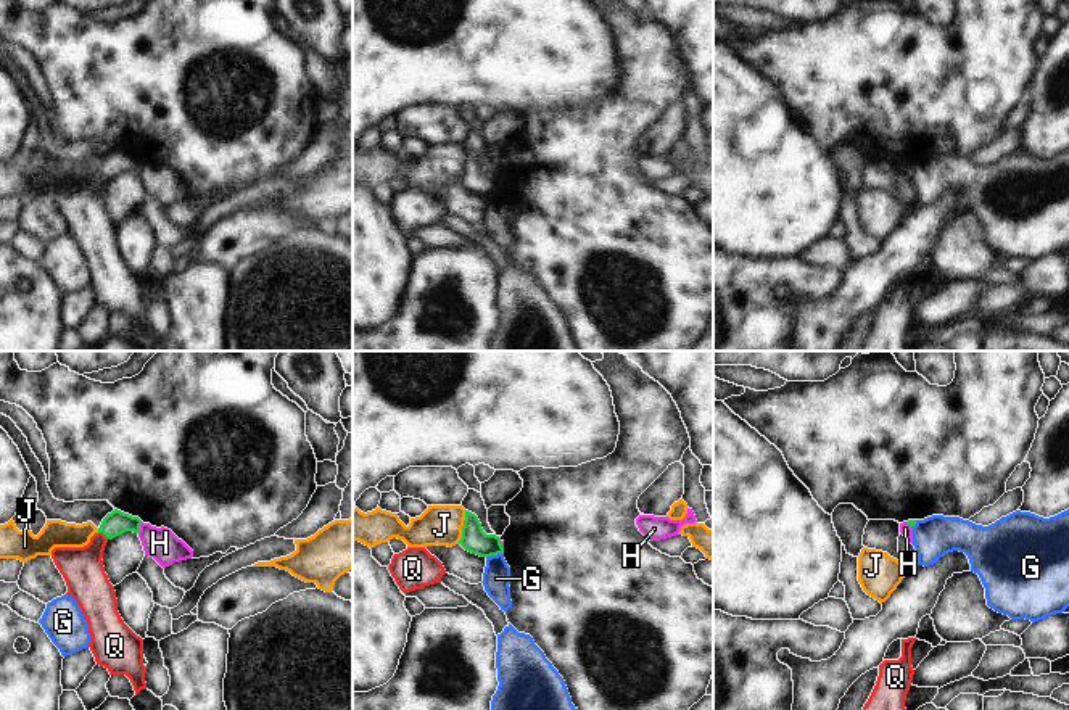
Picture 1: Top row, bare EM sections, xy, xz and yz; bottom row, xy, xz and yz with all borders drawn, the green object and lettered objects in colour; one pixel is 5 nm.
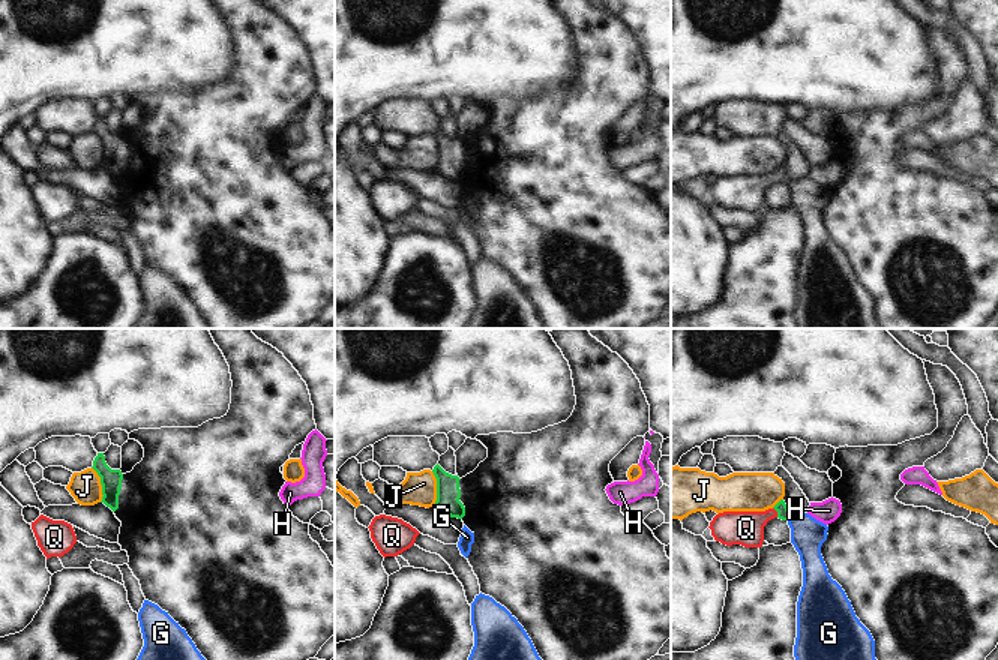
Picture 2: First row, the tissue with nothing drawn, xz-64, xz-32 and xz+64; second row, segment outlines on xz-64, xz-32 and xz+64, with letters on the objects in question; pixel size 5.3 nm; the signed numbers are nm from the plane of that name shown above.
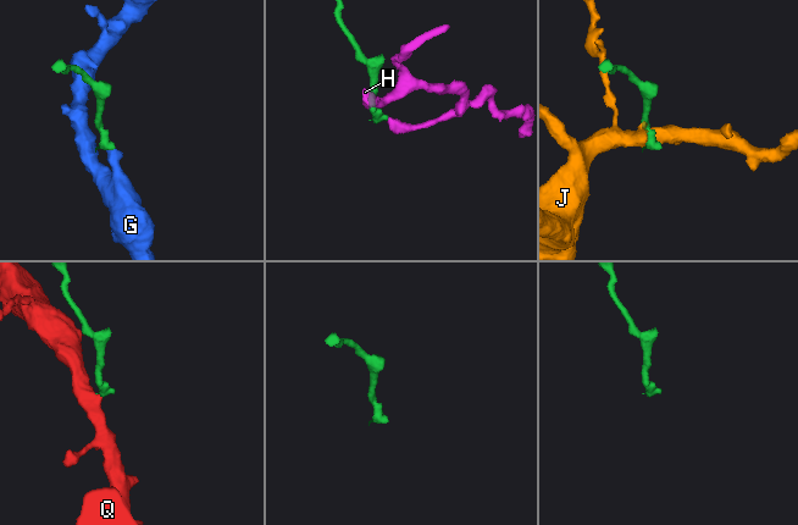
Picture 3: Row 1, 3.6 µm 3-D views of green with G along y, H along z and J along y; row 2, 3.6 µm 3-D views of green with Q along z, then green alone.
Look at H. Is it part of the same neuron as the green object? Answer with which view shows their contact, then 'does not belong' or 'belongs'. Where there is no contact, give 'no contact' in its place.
contact in xy; does not belong

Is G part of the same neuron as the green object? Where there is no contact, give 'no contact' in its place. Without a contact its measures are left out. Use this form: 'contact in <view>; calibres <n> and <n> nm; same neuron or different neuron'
contact in xz; calibres 130 and 140 nm; different neuron

